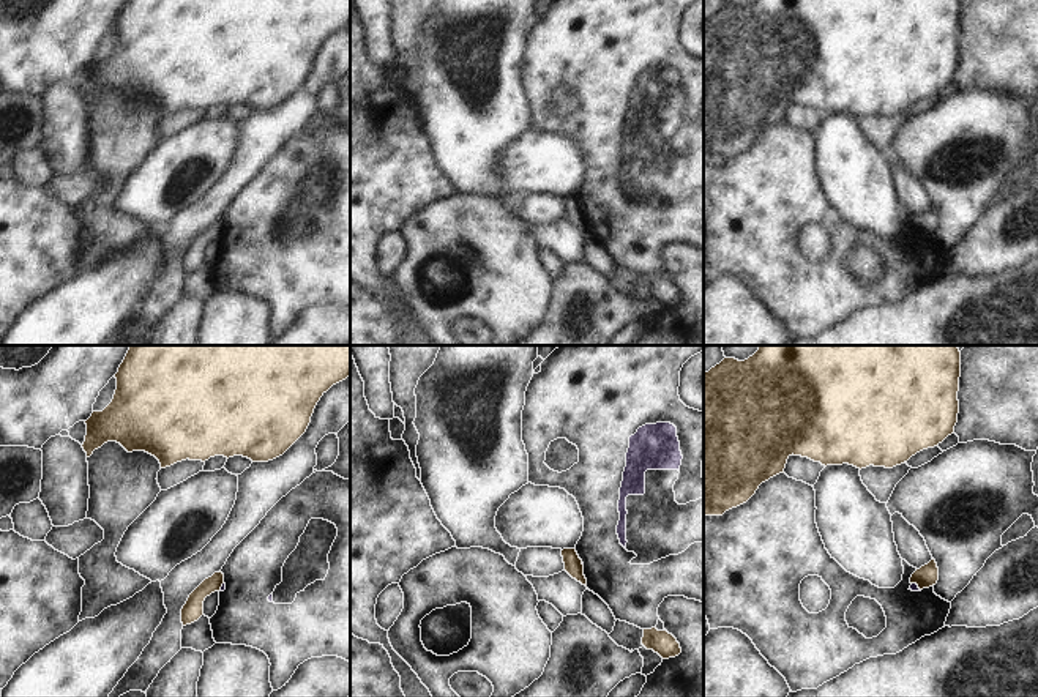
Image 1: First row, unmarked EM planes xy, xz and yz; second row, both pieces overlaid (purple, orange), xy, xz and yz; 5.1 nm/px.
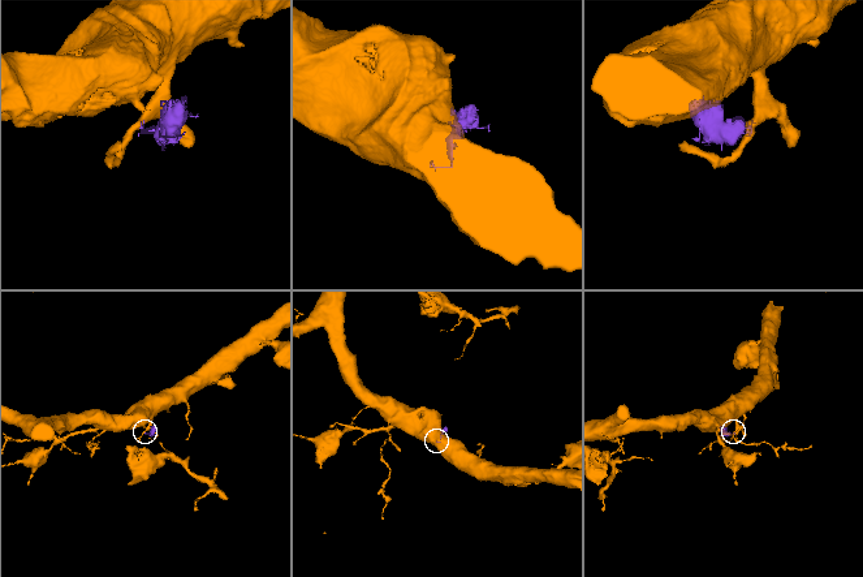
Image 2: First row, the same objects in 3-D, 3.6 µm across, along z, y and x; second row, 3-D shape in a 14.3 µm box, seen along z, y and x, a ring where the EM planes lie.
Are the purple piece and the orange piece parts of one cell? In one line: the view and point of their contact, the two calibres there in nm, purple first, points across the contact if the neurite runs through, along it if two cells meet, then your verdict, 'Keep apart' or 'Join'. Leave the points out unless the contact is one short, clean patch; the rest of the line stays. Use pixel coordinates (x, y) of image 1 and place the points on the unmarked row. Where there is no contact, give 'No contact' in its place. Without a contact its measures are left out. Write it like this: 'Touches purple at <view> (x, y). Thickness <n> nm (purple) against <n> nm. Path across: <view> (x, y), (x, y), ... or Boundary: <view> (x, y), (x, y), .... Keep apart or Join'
Touches purple at yz (917, 232). Thickness 50 nm (purple) against 110 nm. Boundary: yz (912, 229), (920, 237). Keep apart.

